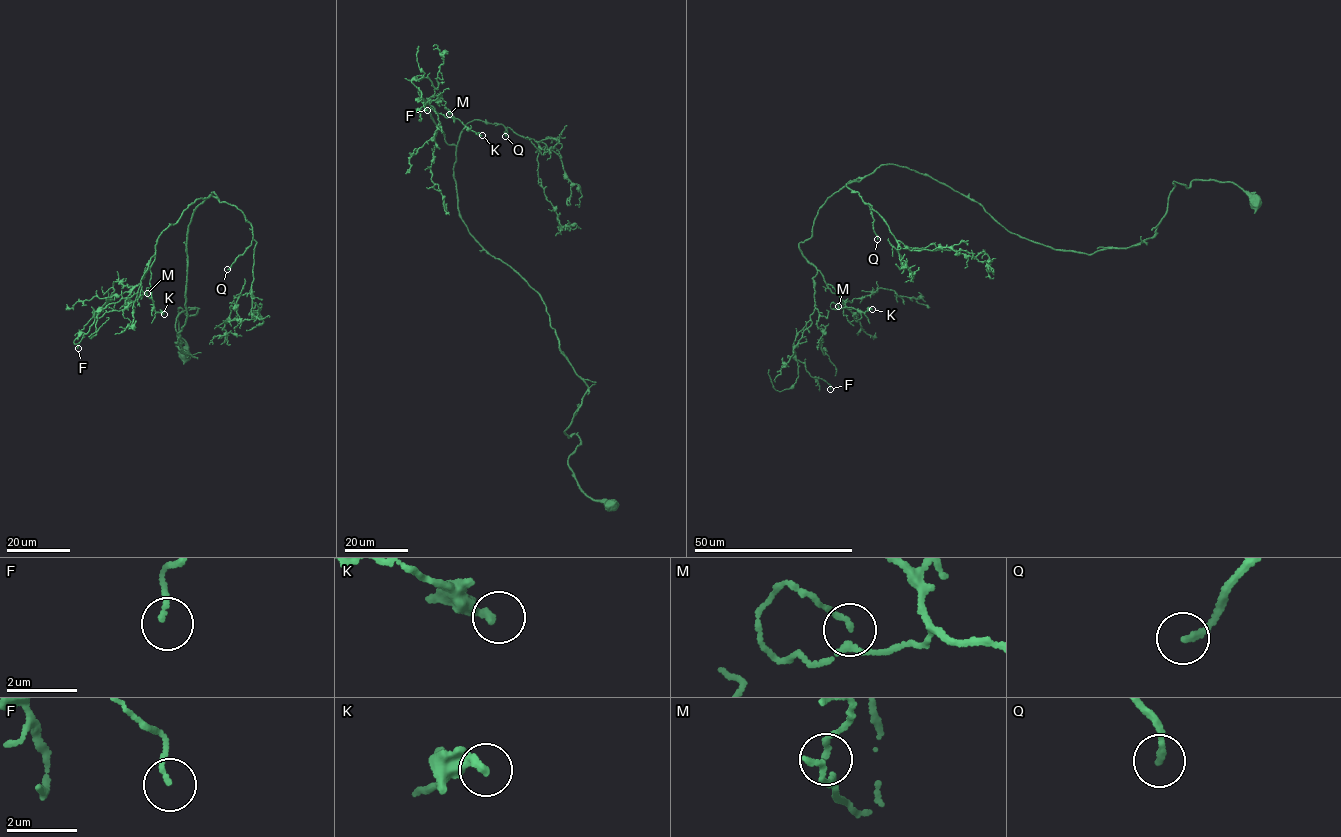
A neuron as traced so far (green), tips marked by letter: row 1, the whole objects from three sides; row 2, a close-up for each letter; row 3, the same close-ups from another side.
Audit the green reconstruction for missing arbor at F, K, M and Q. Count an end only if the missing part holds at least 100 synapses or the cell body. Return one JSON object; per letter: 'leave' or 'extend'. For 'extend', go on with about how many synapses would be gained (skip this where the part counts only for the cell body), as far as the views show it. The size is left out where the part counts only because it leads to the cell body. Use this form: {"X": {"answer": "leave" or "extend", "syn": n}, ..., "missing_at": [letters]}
{"F": {"answer": "leave"}, "K": {"answer": "leave"}, "M": {"answer": "leave"}, "Q": {"answer": "extend", "syn": 110}, "missing_at": ["Q"]}

